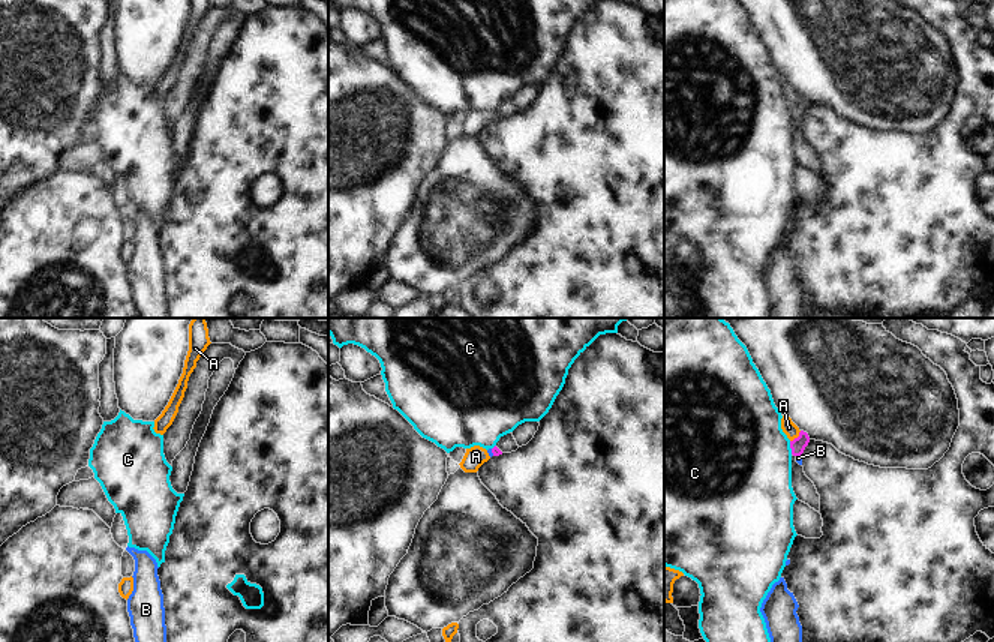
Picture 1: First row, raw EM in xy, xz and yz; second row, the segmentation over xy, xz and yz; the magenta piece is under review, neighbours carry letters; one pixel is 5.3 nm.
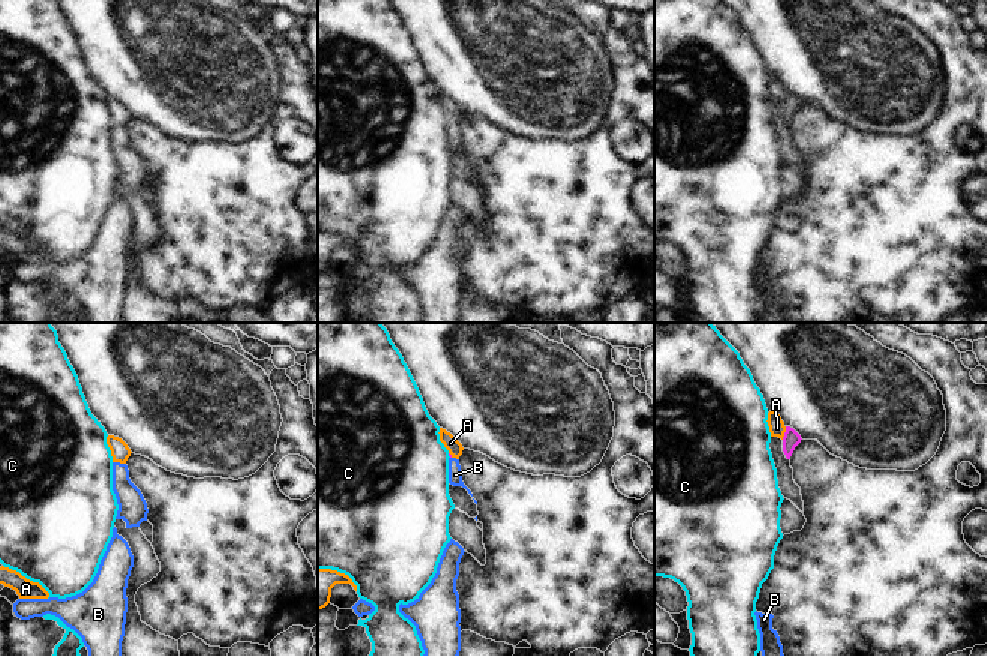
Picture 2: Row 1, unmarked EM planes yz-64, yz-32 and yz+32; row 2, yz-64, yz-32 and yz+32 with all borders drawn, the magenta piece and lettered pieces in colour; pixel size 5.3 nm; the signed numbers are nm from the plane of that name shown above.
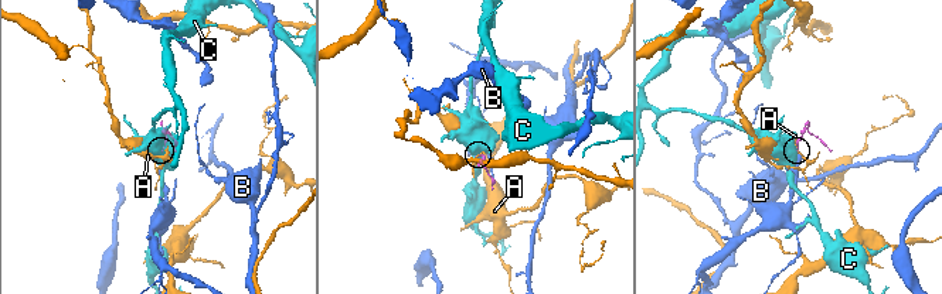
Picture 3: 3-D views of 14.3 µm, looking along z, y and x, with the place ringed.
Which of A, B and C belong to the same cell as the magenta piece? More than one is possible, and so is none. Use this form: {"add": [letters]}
{"add": ["B"]}

